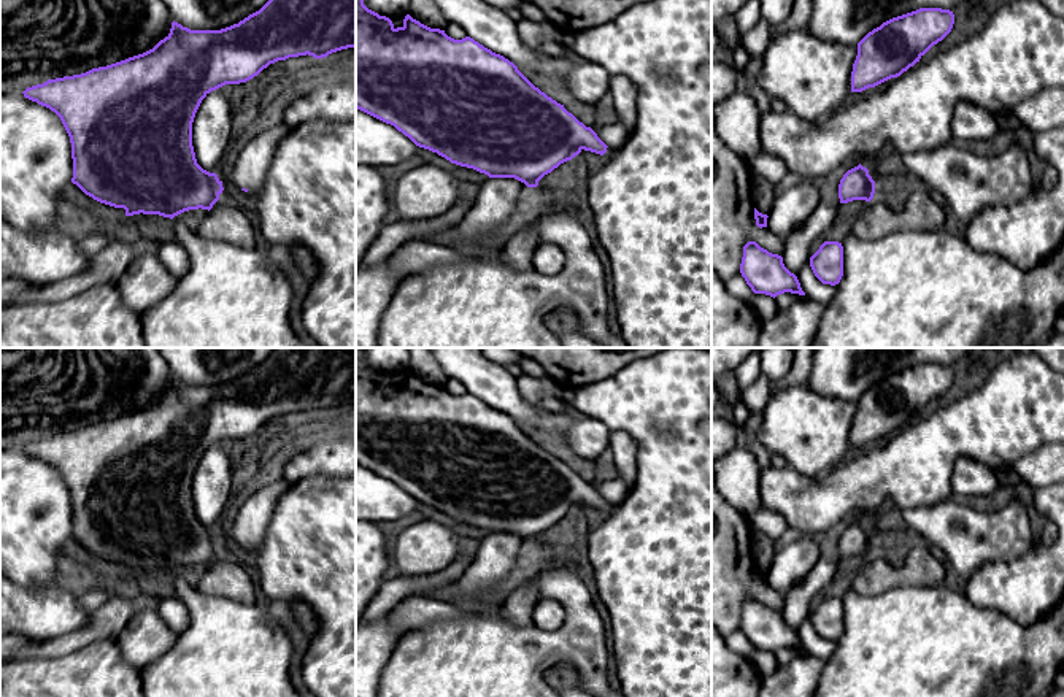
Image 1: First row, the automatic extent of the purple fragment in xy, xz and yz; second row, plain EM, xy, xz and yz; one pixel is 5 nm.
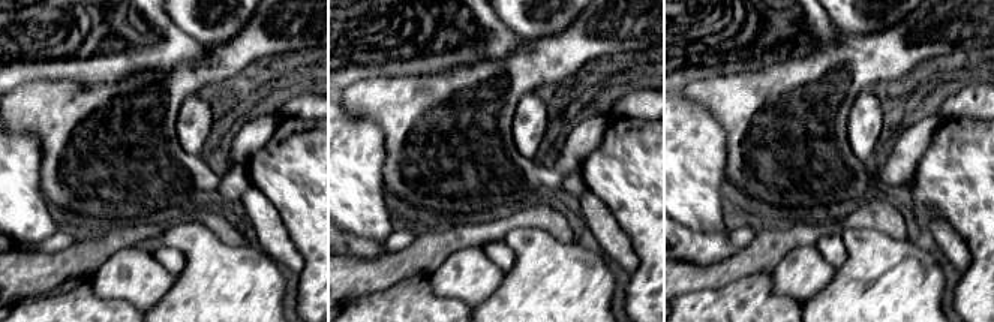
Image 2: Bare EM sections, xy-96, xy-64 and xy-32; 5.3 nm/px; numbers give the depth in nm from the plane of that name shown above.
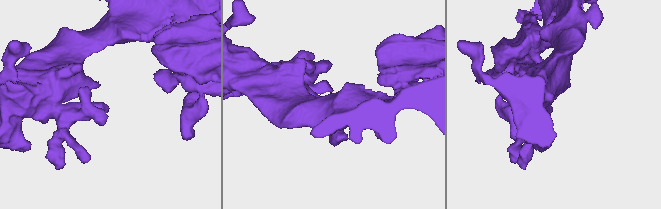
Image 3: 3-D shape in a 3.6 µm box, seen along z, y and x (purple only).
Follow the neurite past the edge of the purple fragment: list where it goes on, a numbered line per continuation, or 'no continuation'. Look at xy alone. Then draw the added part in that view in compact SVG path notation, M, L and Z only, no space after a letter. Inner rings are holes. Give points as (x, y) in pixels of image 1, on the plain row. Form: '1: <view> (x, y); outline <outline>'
1: xy (251, 523); outline M283 478L259 487L238 511L232 530L227 533L238 545L256 551L262 543L267 527L273 518L279 495L291 486Z

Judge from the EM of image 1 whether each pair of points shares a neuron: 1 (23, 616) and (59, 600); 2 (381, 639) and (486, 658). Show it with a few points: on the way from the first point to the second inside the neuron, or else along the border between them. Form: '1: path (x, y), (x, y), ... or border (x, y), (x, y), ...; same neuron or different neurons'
1: path (32, 613), (50, 610); same neuron
2: border (400, 640), (381, 675); different neurons

